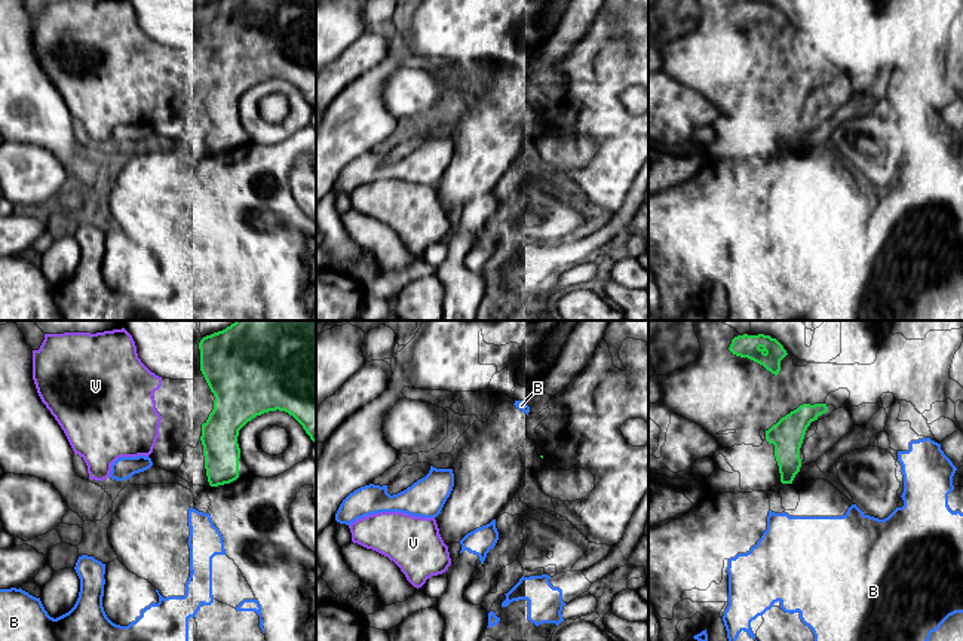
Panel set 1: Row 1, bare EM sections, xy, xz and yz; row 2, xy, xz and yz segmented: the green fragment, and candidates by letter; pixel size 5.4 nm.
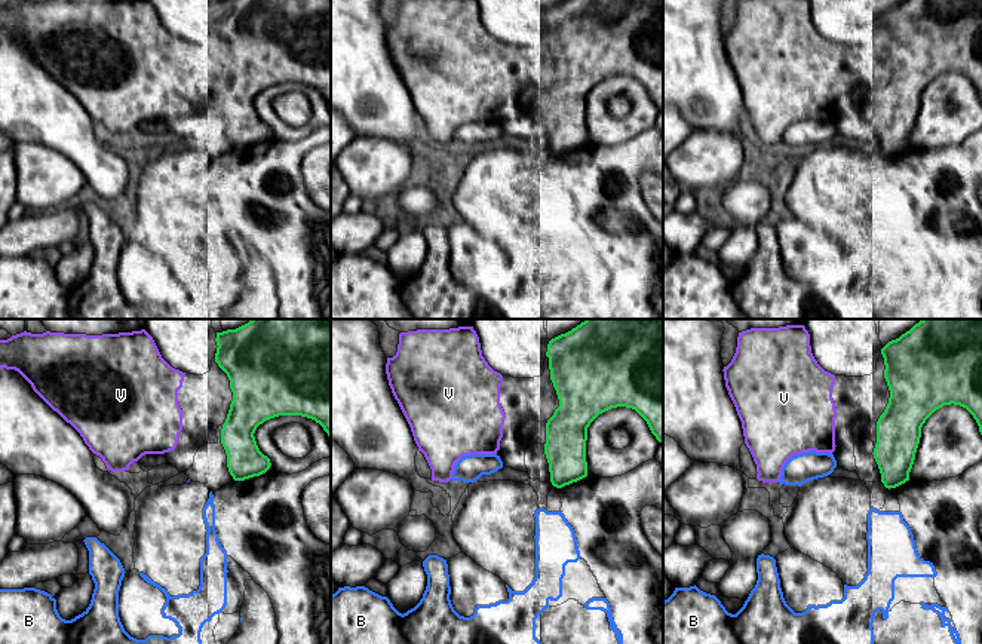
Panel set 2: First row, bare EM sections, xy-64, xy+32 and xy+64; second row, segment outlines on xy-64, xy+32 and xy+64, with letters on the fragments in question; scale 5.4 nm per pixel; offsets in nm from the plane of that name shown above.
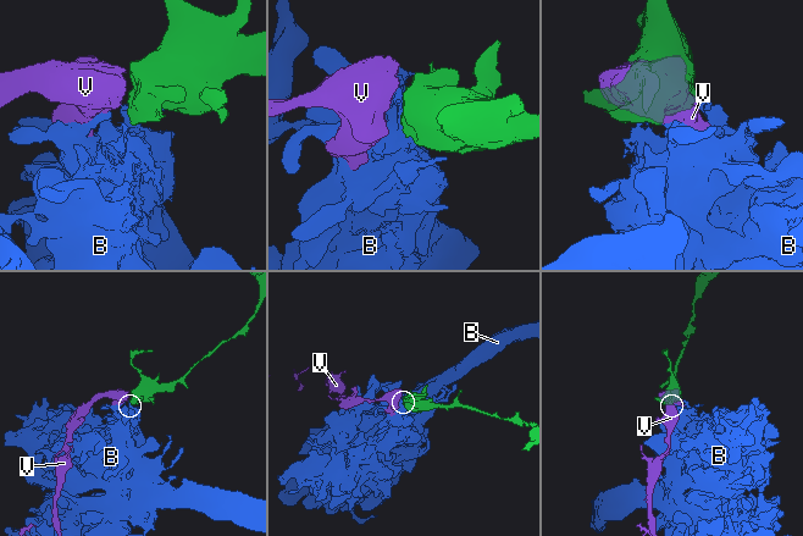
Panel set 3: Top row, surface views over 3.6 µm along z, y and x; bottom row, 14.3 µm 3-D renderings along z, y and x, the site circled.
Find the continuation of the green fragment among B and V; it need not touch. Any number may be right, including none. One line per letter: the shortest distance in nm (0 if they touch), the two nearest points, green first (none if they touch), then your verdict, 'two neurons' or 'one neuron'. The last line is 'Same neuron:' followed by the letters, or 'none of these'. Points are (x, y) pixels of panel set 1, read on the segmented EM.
B: 150 nm | xy (211, 485), (202, 512) | two neurons
V: 220 nm | xy (201, 370), (160, 377) | one neuron
Same neuron: V

